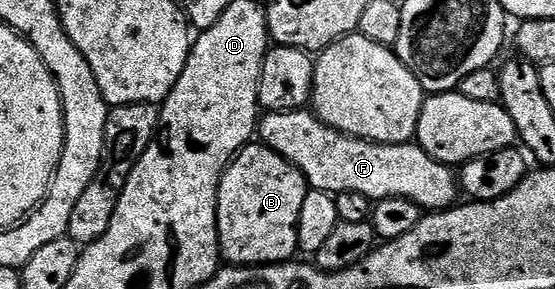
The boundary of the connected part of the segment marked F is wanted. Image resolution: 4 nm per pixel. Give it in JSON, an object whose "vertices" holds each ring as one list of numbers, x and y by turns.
{"vertices":[[306,108,291,109,288,113,264,112,257,126,257,137,262,144,277,151,277,155,281,155,294,169,301,171,310,188,320,189,332,195,356,193,365,195,373,203,396,197,409,199,424,211,442,211,452,208,457,201,455,196,460,196,461,193,456,170,433,159,418,143,382,145,363,141,359,137,351,137,348,133,338,133,337,130,330,129,324,121,315,116,314,112]]}

